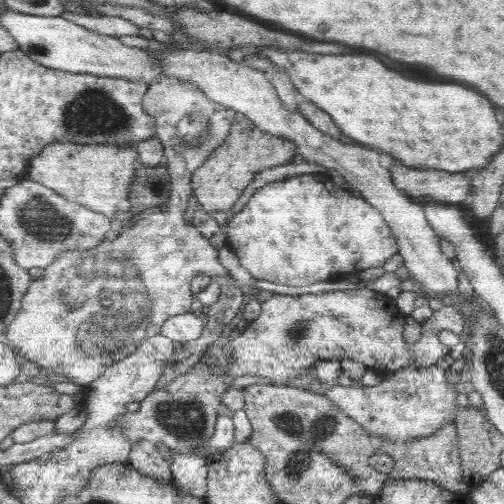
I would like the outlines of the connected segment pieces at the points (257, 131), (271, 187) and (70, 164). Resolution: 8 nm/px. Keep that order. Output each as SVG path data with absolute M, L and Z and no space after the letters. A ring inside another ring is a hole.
M238 113L229 136L202 162L200 168L193 172L193 194L208 215L230 214L234 203L240 198L244 188L252 182L256 173L266 168L288 164L297 155L298 148L291 141L264 132L244 114Z
M318 174L292 176L266 184L250 197L241 212L230 214L225 228L226 245L254 278L286 286L310 286L330 280L336 274L358 274L366 268L383 266L399 252L391 228L364 197L342 188L328 188L332 188L331 181L320 180Z
M53 143L30 160L24 178L42 183L66 200L100 212L109 219L117 212L117 204L128 199L130 185L135 177L134 162L138 160L137 146L78 145Z

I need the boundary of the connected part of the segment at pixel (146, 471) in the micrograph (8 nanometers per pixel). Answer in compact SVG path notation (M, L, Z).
M138 440L132 444L128 461L138 472L146 476L165 482L174 481L170 464L160 455L156 445L147 440Z

